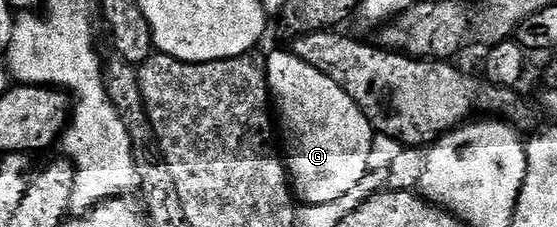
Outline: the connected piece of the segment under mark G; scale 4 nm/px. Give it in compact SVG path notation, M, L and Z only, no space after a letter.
M290 50L273 52L265 62L265 74L278 122L279 119L283 122L283 139L287 142L288 155L285 166L294 194L300 200L303 198L304 204L322 208L326 208L327 203L345 198L367 175L367 162L371 159L371 135L373 136L371 122L334 81L298 59Z

